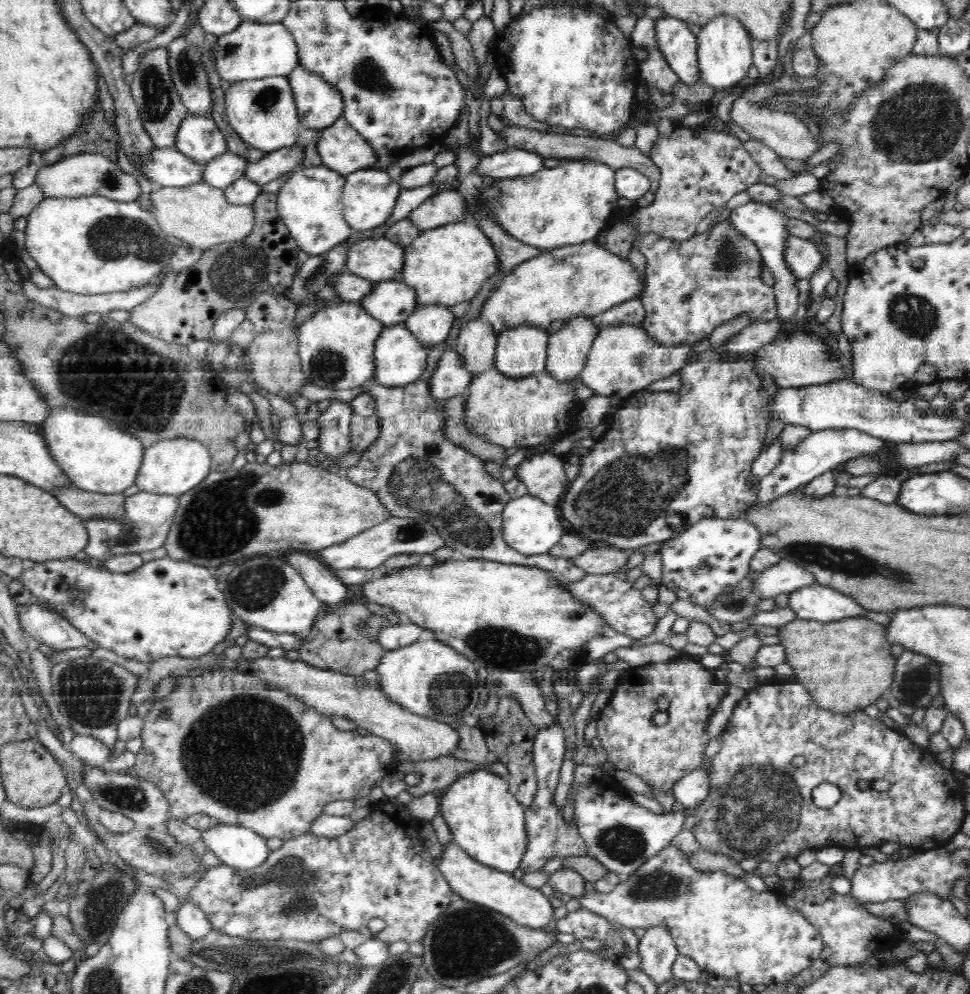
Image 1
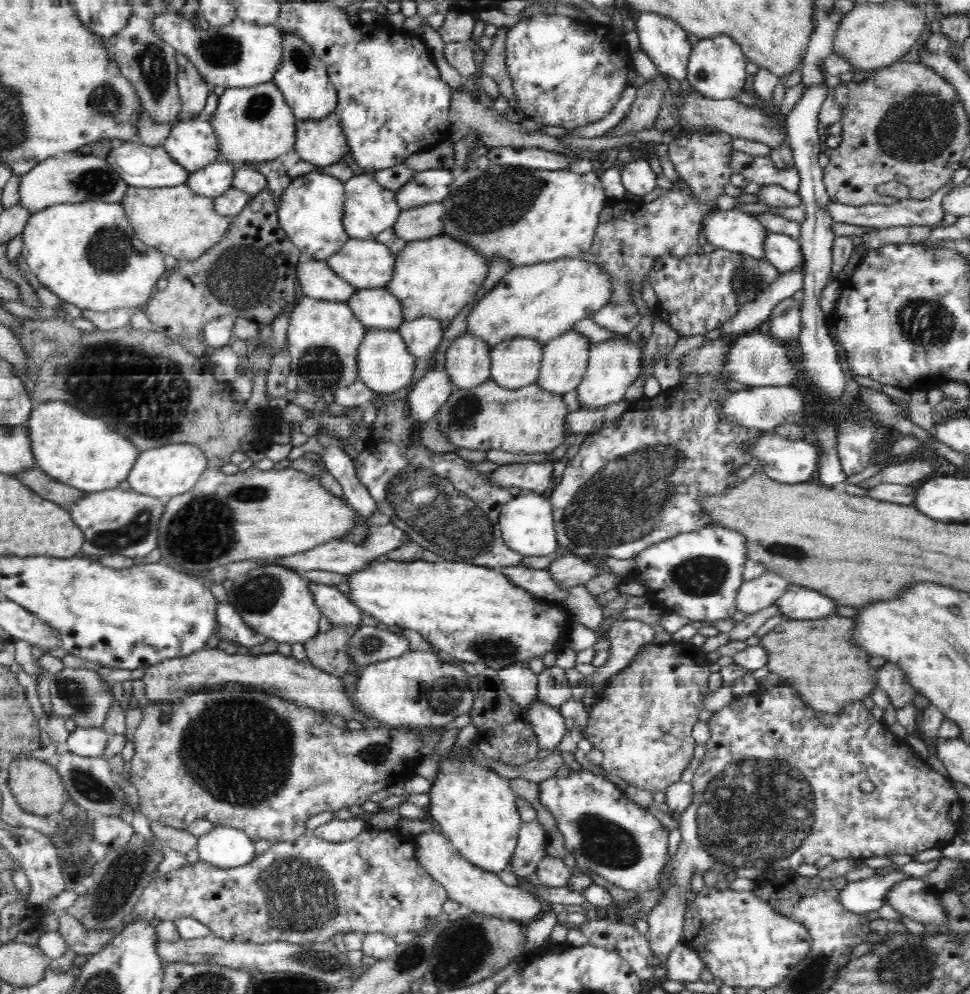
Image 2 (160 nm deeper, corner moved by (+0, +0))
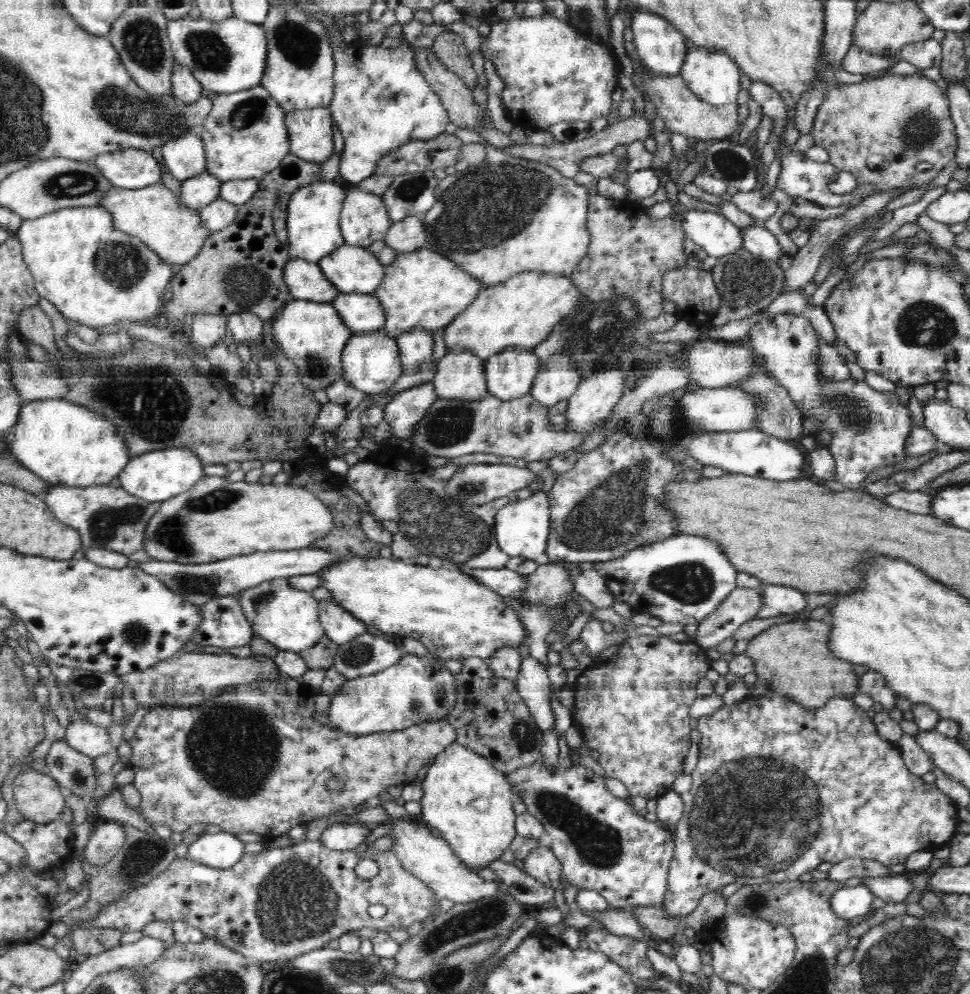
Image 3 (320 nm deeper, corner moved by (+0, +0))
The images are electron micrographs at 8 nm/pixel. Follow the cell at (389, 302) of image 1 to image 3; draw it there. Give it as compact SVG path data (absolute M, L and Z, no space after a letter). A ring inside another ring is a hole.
M340 293L331 304L354 334L369 333L384 326L386 313L373 294Z

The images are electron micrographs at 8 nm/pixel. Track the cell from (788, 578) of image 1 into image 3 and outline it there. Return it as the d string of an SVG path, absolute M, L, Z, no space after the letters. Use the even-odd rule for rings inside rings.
M760 582L756 588L737 586L732 590L714 614L698 623L697 645L705 650L715 647L726 638L734 636L741 624L757 618L756 613L762 606L762 587L766 585L767 582Z

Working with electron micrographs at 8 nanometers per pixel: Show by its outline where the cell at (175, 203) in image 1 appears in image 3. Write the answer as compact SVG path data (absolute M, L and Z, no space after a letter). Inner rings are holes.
M162 182L139 189L112 188L98 205L111 213L116 229L138 238L171 265L191 262L210 236L208 229L204 229L199 209L188 208L181 195L174 195Z

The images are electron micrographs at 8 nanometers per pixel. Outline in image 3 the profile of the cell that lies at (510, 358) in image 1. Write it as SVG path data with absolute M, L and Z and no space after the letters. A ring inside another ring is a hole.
M506 348L485 361L487 392L500 400L528 394L540 370L539 356L526 348Z

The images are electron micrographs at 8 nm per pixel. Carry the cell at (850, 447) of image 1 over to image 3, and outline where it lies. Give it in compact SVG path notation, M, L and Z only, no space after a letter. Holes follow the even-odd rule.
M756 428L732 432L711 432L707 435L688 435L686 448L703 466L717 466L726 472L760 476L775 481L791 481L806 468L806 456L800 448L786 440L770 436Z

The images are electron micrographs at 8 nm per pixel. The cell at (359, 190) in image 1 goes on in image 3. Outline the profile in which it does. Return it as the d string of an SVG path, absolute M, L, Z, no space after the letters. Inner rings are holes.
M358 184L347 186L340 215L340 231L346 245L368 248L386 237L391 224L382 195L359 188Z

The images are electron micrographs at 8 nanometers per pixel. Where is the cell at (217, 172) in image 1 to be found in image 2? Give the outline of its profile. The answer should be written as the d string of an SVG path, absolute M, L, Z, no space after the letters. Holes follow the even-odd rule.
M216 160L191 173L186 183L192 192L215 198L231 187L235 170L236 167L229 162Z

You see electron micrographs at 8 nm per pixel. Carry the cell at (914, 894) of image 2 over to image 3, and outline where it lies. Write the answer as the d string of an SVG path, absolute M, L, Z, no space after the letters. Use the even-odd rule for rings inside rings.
M906 873L893 875L888 877L872 877L865 878L863 882L871 889L871 893L884 900L884 902L902 902L908 898L908 894L912 892L912 883L908 881Z

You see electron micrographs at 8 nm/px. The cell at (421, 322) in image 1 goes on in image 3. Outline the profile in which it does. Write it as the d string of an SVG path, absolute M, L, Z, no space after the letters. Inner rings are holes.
M412 328L397 338L400 363L403 366L403 375L415 374L432 357L434 339L433 331L426 328Z

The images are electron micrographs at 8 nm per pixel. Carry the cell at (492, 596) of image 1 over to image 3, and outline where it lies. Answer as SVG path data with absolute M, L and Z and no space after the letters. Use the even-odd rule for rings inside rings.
M381 556L371 559L344 557L342 562L334 563L317 575L321 578L320 588L326 588L336 604L365 622L370 631L386 635L398 634L403 638L423 642L428 650L438 654L441 661L463 662L470 658L486 661L495 650L505 646L518 646L526 640L525 628L515 612L504 606L504 598L499 593L461 570L448 572L445 563L440 563L440 570L434 570L432 566L414 566L414 561Z

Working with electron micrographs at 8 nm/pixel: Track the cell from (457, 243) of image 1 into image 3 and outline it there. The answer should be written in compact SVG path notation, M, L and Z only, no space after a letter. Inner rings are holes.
M417 249L402 253L384 270L384 280L373 293L378 298L386 320L383 332L396 339L412 328L435 332L456 319L474 302L484 288L480 281L460 268L451 258L432 249Z

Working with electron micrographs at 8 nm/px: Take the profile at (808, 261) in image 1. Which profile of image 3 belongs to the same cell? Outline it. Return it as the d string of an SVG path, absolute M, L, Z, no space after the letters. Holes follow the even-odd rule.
M755 224L743 230L744 246L743 249L750 252L760 260L776 261L780 256L784 256L776 236L770 233L764 224Z

